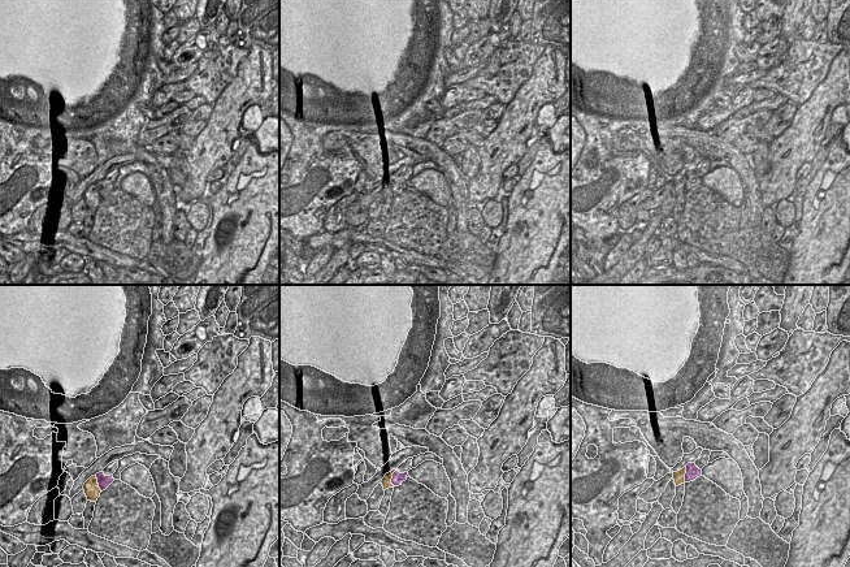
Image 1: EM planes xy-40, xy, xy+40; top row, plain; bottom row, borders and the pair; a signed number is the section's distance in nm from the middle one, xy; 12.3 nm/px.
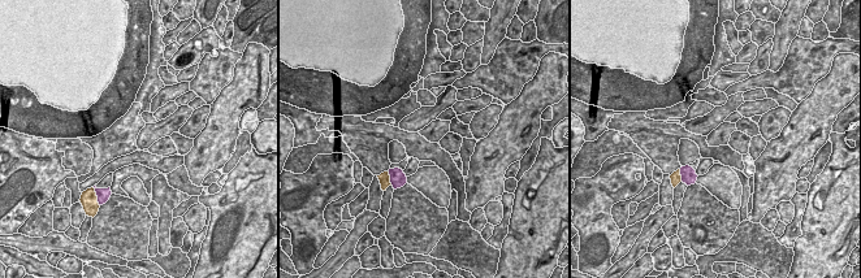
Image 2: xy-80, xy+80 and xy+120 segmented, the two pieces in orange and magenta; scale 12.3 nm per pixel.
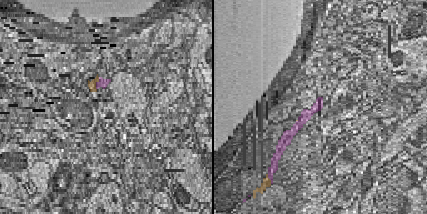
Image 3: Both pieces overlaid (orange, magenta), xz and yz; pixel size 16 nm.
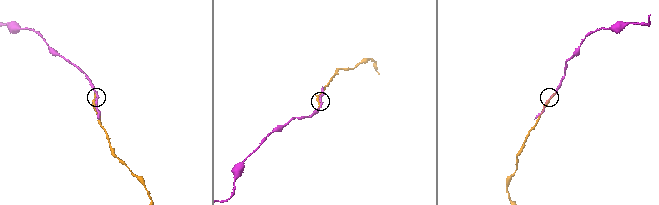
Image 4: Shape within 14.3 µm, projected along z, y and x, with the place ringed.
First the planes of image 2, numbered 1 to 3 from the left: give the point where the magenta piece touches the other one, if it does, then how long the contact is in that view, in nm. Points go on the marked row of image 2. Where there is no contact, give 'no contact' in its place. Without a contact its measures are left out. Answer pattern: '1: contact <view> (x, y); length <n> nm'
1: contact xy-80 (96, 196); length 260 nm
2: contact xy+80 (389, 178); length 180 nm
3: contact xy+120 (680, 176); length 160 nm

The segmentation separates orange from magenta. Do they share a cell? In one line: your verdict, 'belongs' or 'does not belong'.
belongs

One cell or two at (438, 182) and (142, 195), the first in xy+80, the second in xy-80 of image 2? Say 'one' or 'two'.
one

